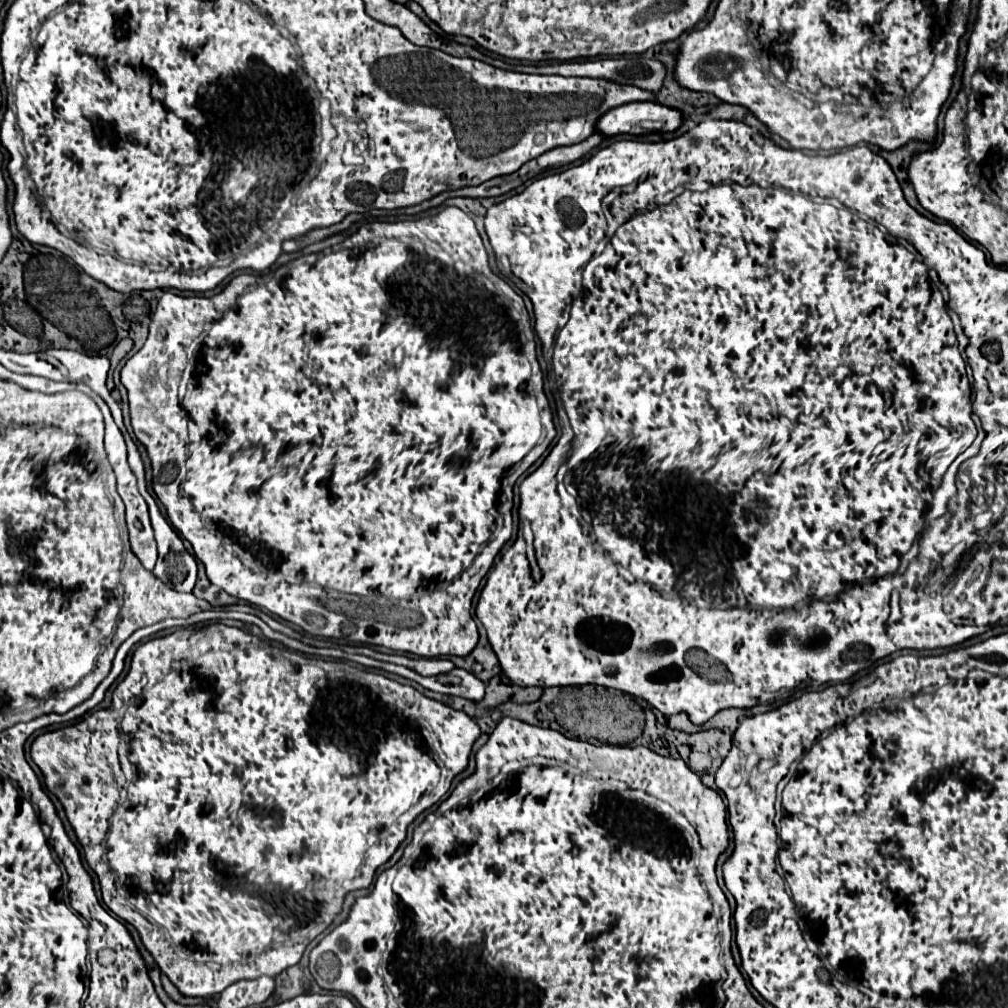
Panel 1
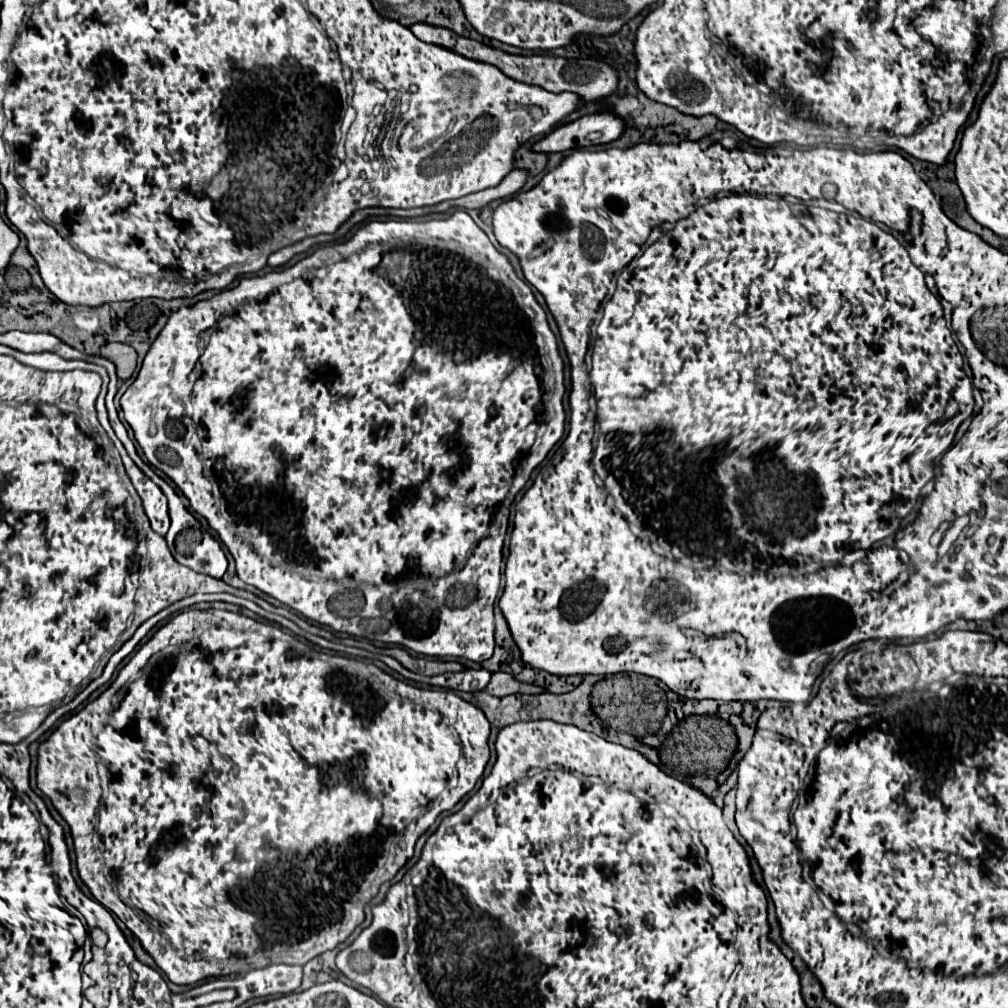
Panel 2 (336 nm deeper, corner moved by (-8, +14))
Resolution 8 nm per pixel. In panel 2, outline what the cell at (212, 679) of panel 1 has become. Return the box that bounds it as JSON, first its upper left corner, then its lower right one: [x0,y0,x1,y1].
[37,609,491,985]

